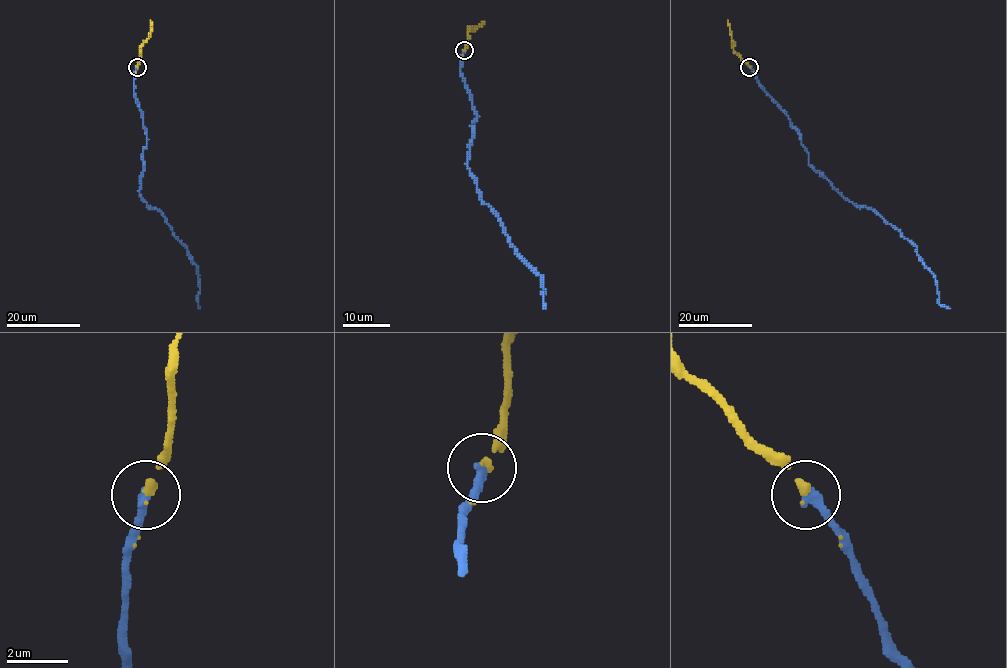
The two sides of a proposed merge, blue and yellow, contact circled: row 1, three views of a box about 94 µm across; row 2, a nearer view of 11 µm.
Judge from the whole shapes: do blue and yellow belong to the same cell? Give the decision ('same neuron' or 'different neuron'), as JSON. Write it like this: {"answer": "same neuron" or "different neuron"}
{"answer": "same neuron"}

